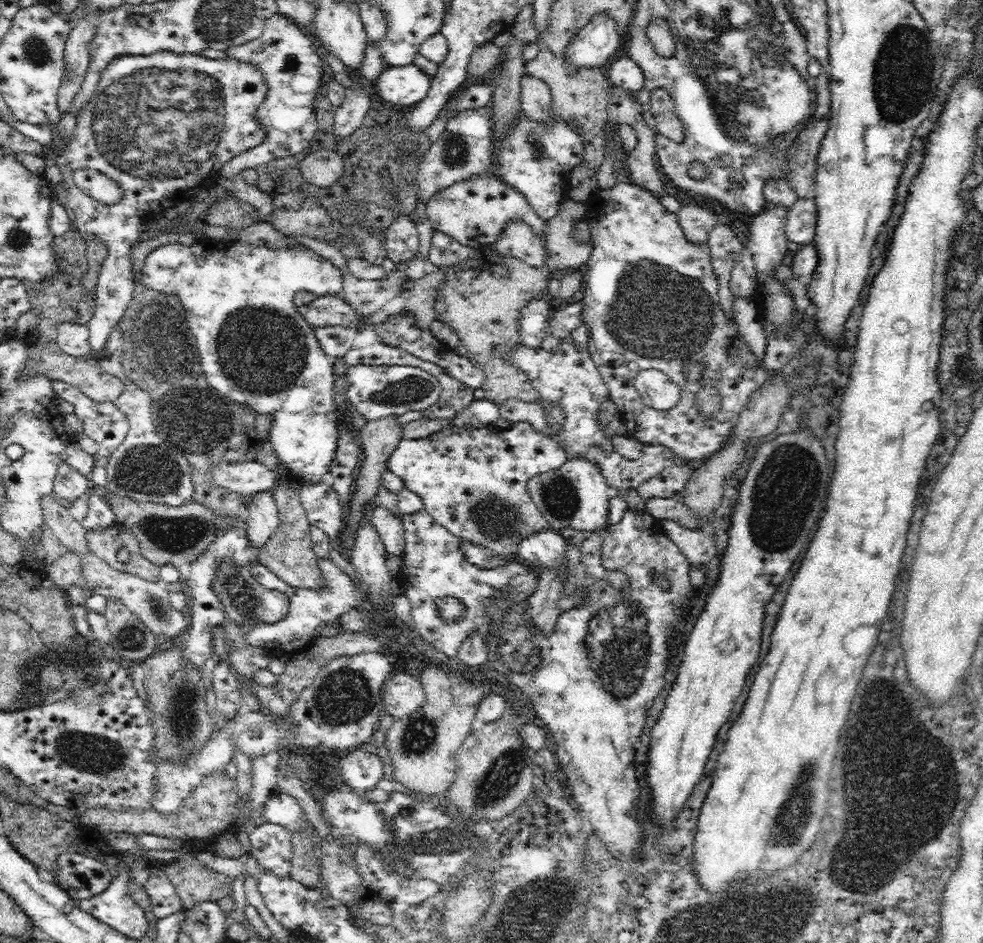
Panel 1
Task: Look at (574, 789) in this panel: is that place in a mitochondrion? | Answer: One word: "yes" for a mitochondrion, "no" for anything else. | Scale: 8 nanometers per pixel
no

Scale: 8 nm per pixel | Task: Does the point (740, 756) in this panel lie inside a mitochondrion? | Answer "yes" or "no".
no

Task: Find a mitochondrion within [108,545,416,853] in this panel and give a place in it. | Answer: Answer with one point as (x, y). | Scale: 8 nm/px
(342, 698)

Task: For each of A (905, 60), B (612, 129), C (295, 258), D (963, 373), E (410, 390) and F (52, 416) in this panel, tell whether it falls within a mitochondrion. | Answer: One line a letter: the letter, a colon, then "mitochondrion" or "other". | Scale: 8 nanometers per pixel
A: mitochondrion
B: other
C: other
D: mitochondrion
E: mitochondrion
F: other

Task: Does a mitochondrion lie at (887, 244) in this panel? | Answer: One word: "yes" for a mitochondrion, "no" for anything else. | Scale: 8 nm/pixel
no

